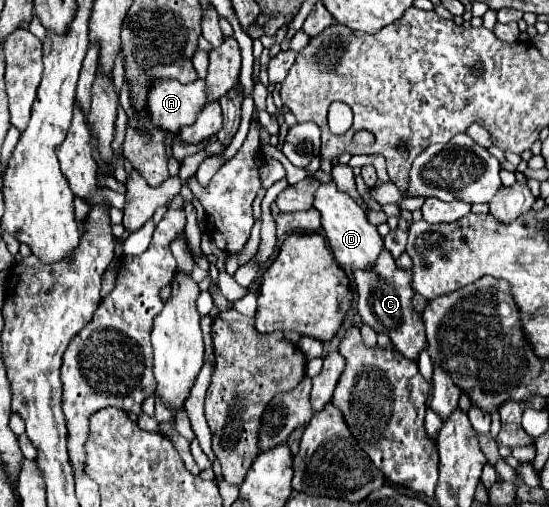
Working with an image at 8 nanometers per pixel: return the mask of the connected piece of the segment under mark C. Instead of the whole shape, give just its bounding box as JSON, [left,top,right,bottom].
[351,247,427,361]

